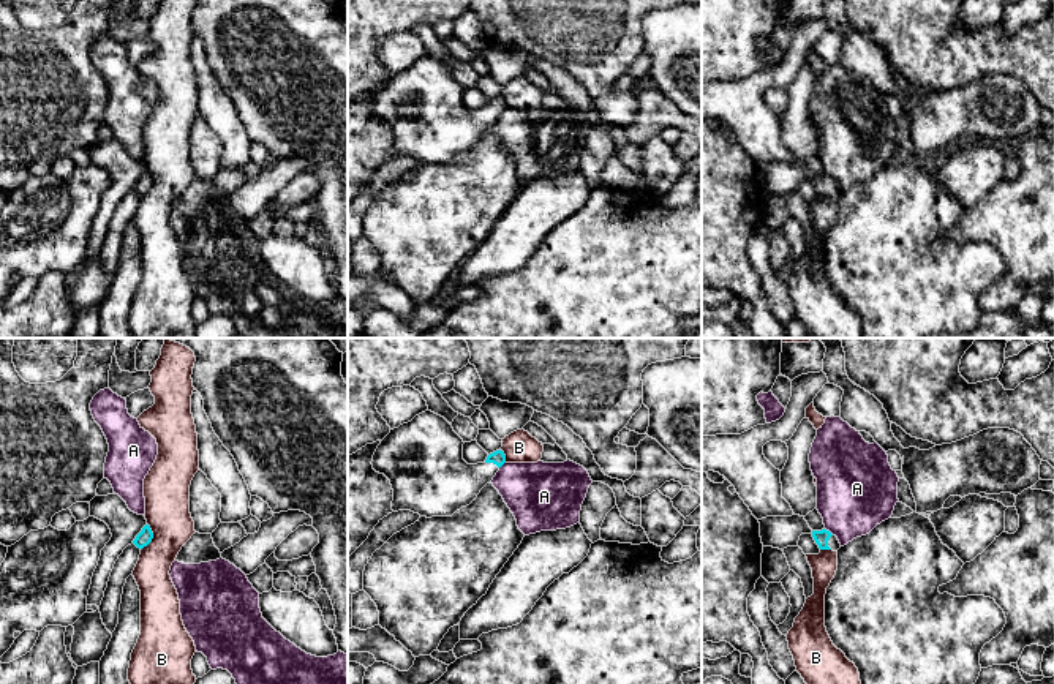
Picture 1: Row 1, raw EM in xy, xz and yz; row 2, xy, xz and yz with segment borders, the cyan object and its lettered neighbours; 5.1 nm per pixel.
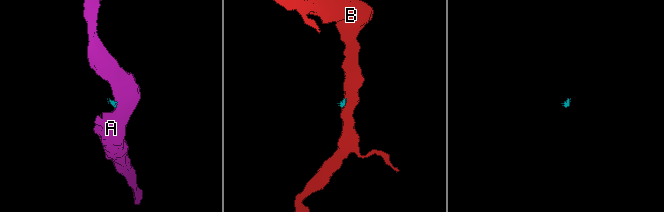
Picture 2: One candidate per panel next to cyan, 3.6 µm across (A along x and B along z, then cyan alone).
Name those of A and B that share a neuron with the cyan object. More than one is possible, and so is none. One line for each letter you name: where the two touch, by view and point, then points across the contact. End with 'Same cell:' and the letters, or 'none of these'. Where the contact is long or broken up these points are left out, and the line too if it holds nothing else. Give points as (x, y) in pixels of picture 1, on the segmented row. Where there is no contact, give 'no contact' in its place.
Same cell: none of these

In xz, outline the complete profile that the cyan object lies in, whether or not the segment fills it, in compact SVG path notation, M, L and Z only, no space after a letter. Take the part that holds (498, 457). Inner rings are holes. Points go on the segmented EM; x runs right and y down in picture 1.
M425 411L390 430L373 455L373 469L392 485L392 510L452 517L469 505L506 463L503 450L484 463L463 460L463 439L441 415Z

